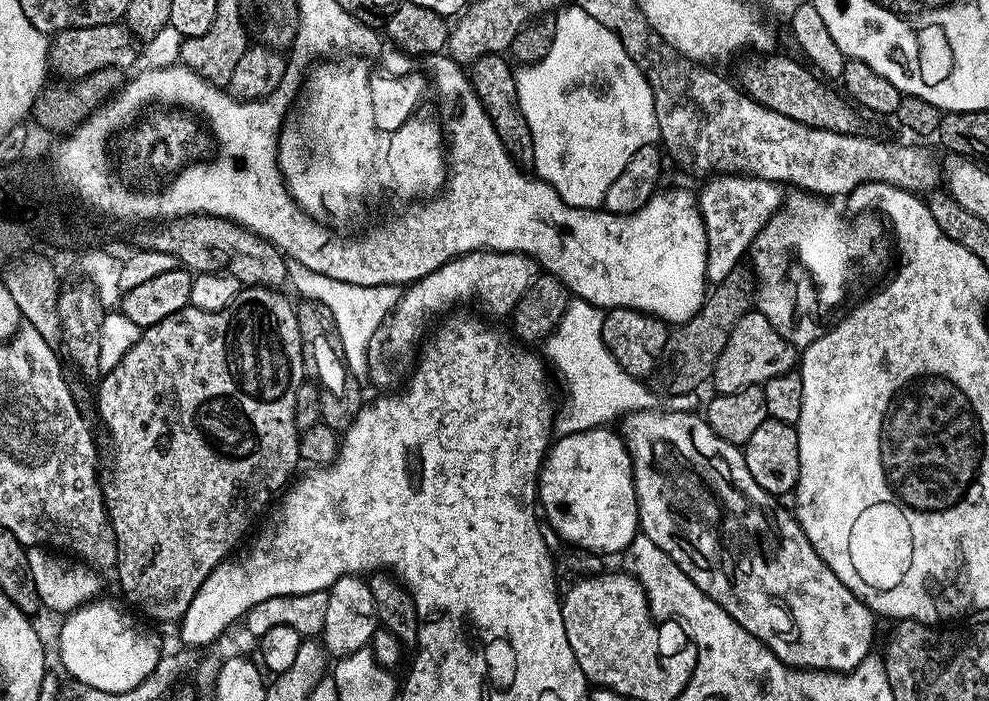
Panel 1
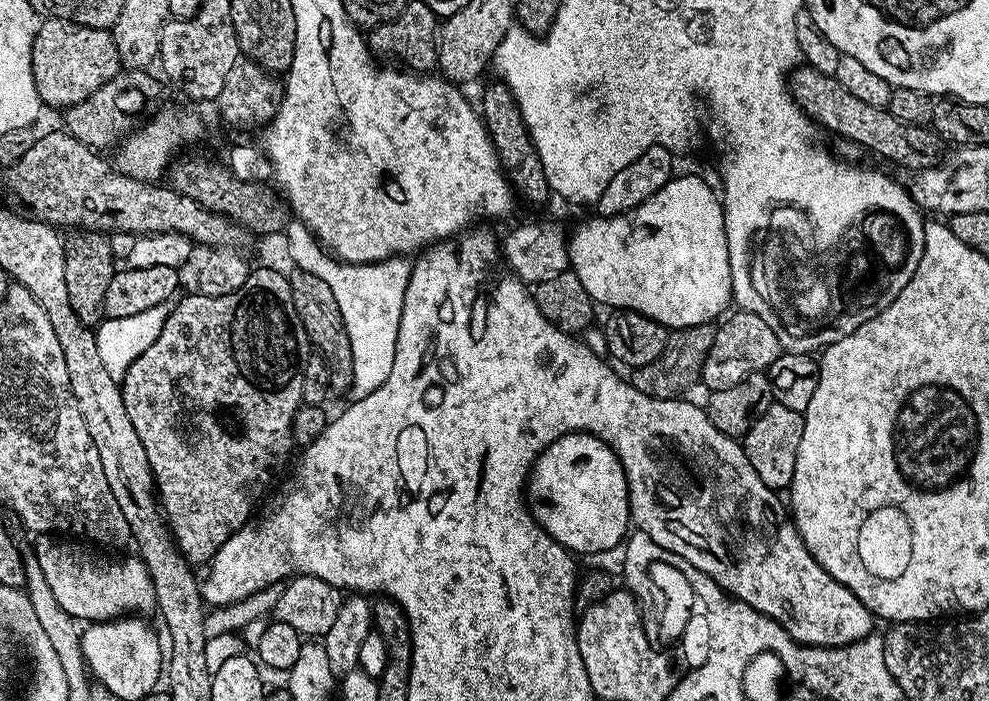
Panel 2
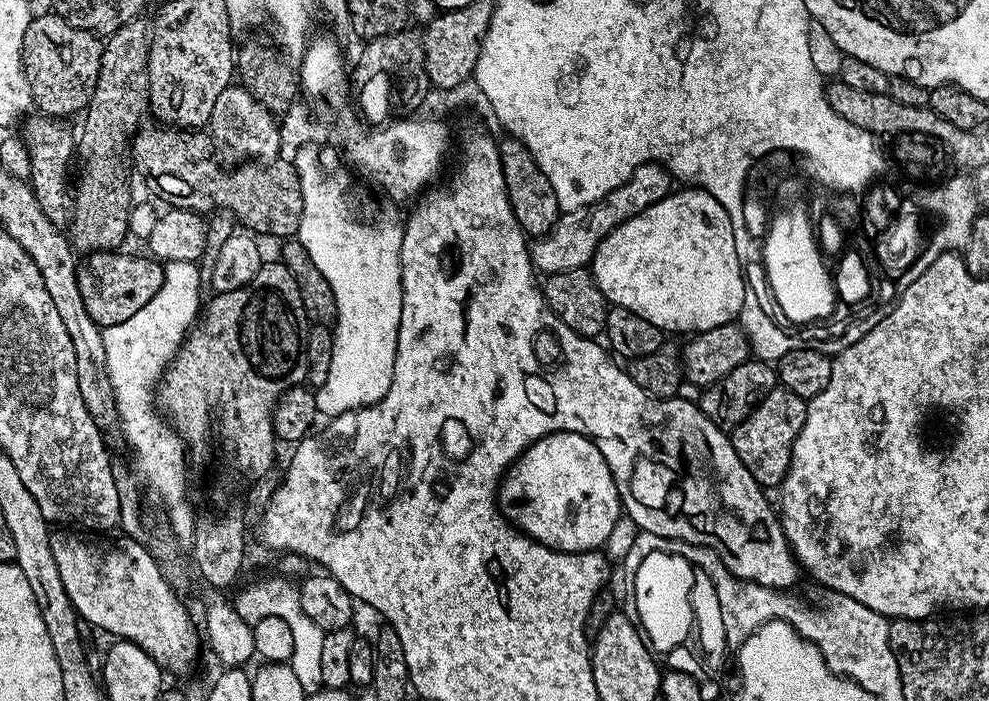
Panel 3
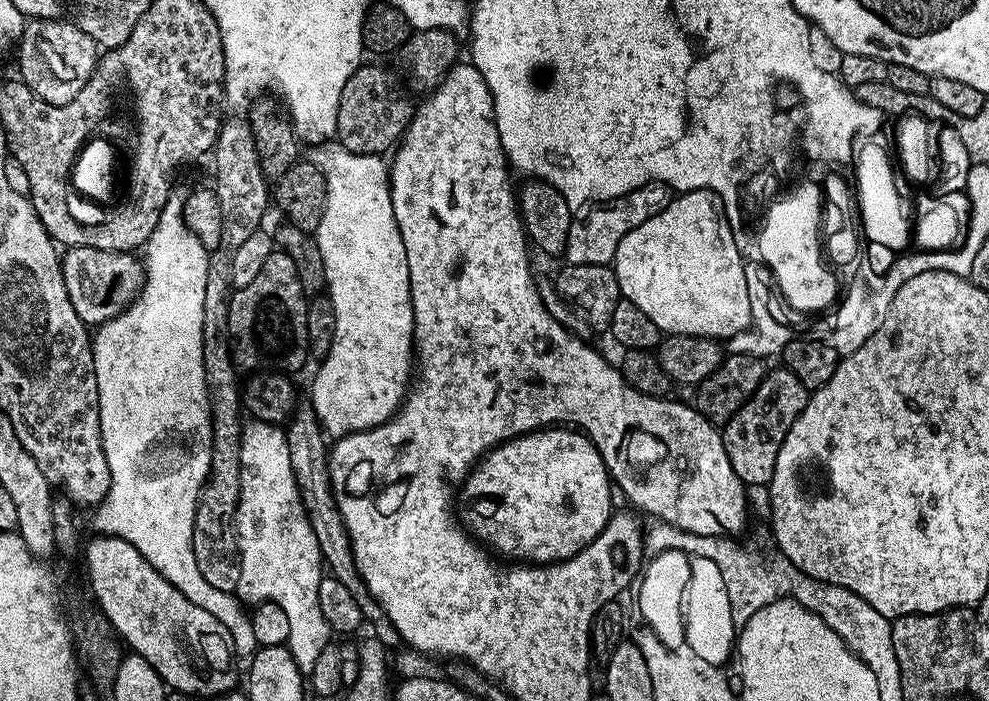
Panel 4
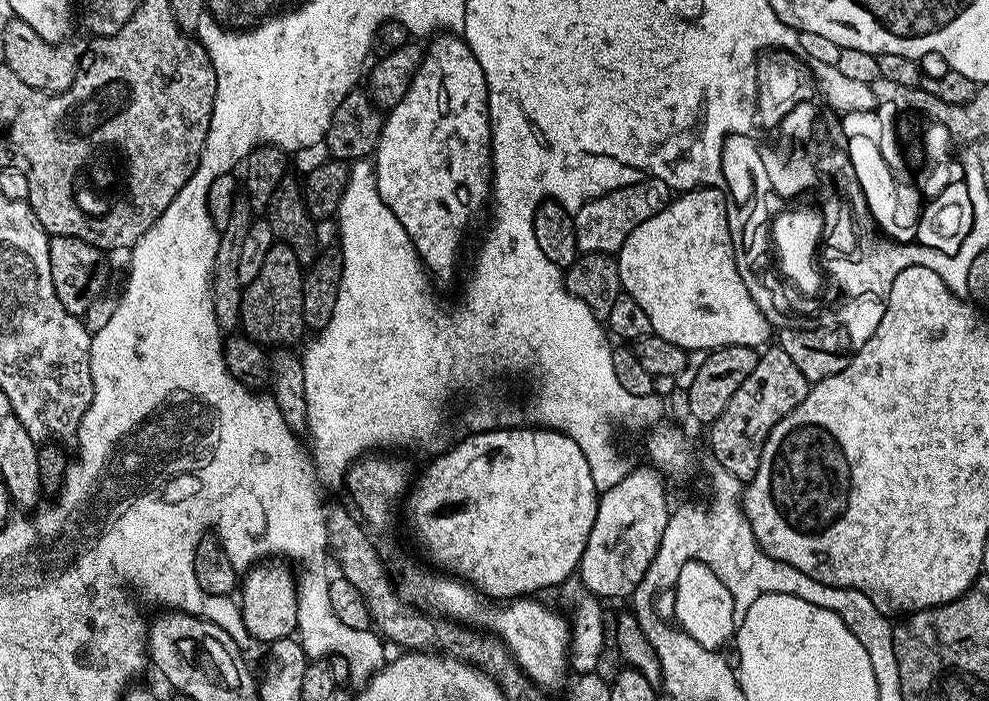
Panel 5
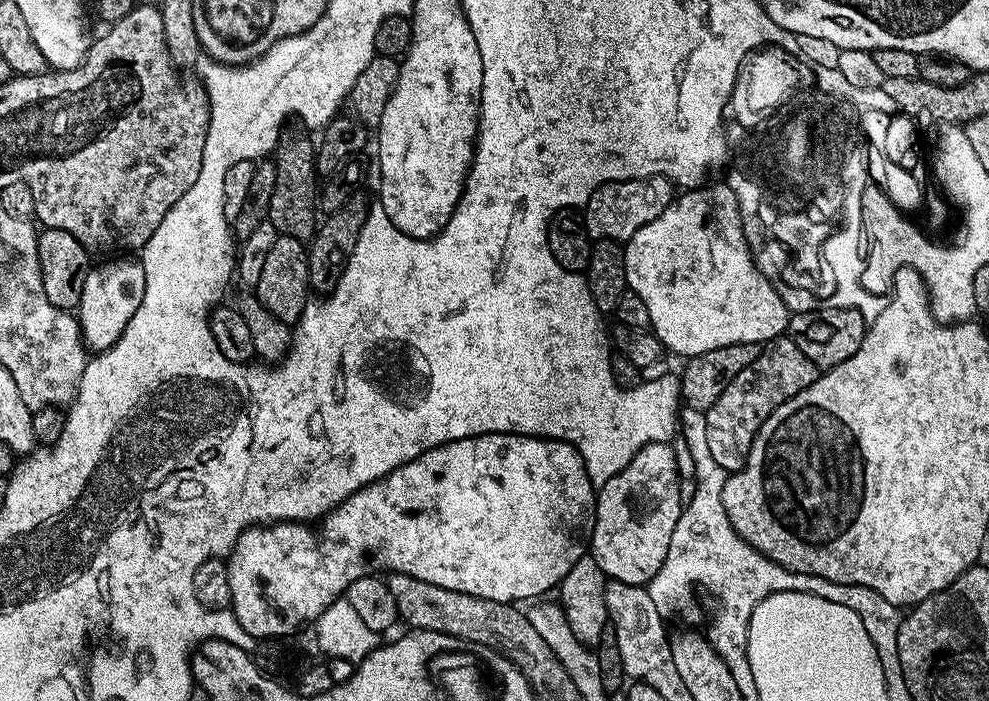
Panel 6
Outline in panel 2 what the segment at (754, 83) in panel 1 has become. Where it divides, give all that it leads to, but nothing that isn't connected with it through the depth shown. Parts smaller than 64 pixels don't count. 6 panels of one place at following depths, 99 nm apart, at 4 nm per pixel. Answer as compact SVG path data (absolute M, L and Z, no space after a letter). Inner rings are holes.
M807 66L797 67L790 76L790 95L800 110L808 115L809 120L819 127L821 124L826 131L833 132L852 144L861 144L866 151L873 152L900 168L919 170L931 168L937 163L938 137L931 127L919 128L898 122L898 118L894 118L894 114L890 114L887 108L870 106L859 98L854 98L854 94L850 94L850 90L846 90L835 76L827 76Z

